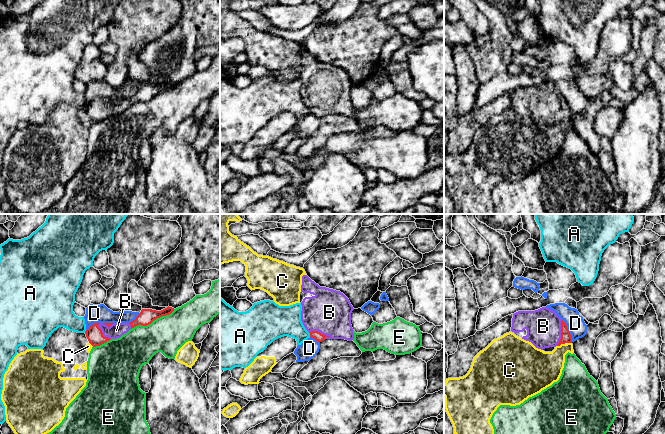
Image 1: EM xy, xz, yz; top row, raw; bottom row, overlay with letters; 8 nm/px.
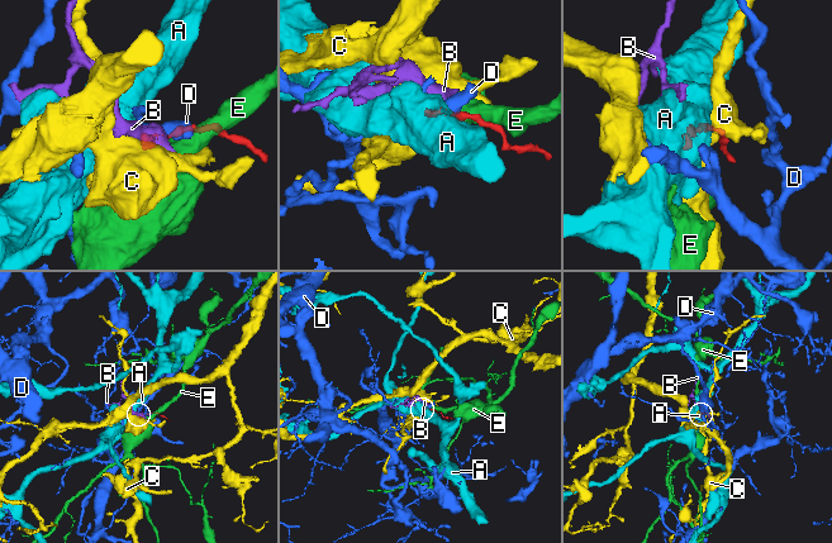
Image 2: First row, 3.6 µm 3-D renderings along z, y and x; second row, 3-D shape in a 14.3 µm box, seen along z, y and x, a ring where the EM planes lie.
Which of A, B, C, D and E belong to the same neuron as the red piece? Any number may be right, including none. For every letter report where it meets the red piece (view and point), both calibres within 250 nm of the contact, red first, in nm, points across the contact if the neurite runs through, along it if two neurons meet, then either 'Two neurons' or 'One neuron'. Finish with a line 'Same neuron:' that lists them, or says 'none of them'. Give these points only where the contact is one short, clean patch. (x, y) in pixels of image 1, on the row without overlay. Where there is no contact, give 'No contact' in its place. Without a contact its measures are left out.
A: Touches red at xz (310, 110). Thickness 70 nm (red) against 240 nm. Boundary: xz (308, 108), (310, 112). Two neurons
B: Touches red at xz (319, 108). Thickness 70 nm (red) against 360 nm. Path across: xz (319, 113), (319, 108), (323, 95), (329, 88). One neuron
C: Touches red at yz (560, 120). Thickness 80 nm (red) against 280 nm. Boundary: yz (564, 119), (557, 122). Two neurons
D: Touches red at yz (568, 106). Thickness 80 nm (red) against 150 nm. Boundary: yz (562, 95), (572, 117). Two neurons
E: Touches red at xy (152, 97). Thickness 120 nm (red) against 300 nm. Two neurons
Same neuron: B

